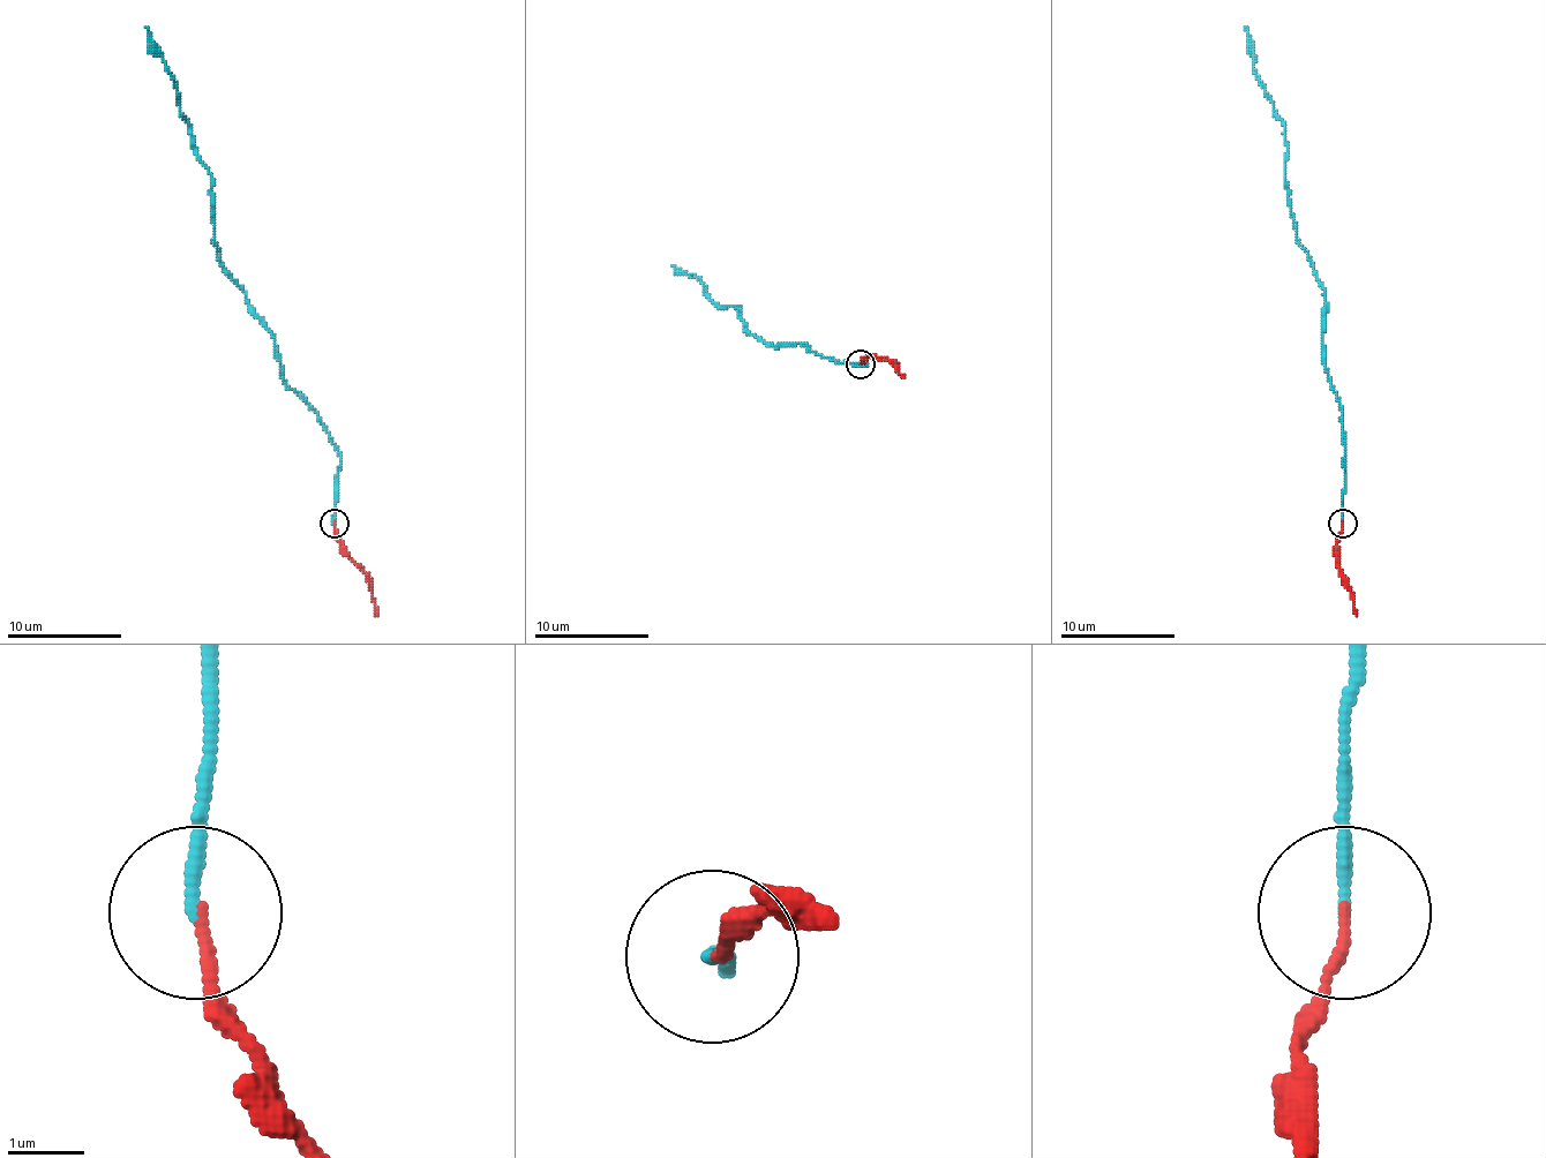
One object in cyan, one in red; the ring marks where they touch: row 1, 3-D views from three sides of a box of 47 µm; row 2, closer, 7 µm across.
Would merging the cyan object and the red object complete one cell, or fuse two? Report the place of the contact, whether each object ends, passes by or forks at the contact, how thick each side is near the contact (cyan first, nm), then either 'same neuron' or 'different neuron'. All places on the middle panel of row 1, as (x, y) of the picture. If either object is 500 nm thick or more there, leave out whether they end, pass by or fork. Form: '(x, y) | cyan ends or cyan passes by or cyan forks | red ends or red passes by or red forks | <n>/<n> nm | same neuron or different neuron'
(861, 363) | cyan ends | red ends | 150/130 nm | same neuron

